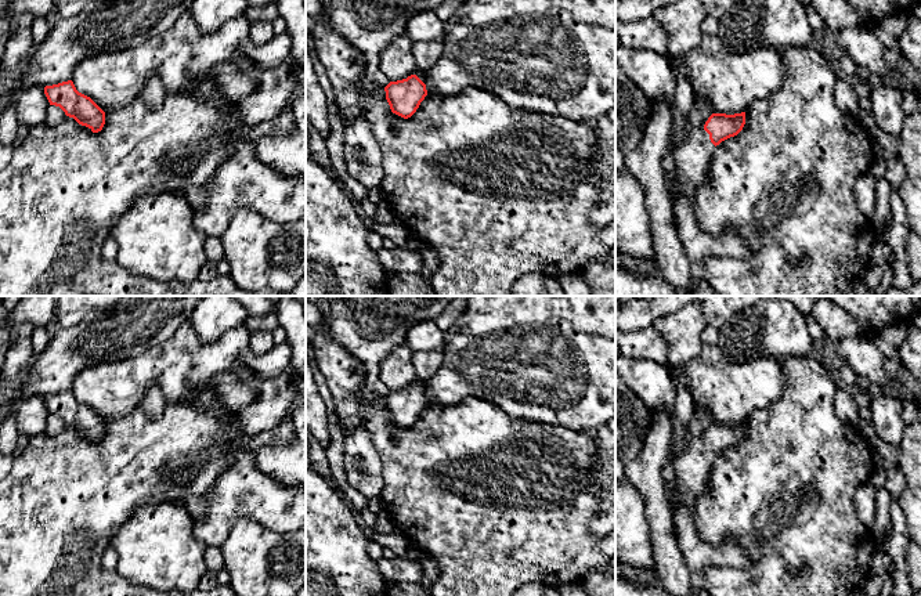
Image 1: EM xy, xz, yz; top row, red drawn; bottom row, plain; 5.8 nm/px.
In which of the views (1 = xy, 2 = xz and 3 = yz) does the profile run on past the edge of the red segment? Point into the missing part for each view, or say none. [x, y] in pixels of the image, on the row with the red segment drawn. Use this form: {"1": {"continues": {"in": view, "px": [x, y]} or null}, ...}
{"1": {"continues": null}, "2": {"continues": {"in": "xz", "px": [419, 72]}}, "3": {"continues": {"in": "yz", "px": [693, 158]}}}

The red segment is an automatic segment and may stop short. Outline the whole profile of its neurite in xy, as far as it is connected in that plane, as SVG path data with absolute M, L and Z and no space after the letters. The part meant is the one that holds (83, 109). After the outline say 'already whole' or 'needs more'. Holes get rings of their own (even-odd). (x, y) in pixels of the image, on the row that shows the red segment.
M72 80L44 87L50 105L59 106L66 116L93 133L102 130L105 112L87 95L79 93Z | already whole

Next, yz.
M745 112L712 113L701 129L694 130L685 144L672 151L676 177L667 184L672 203L682 195L696 201L708 176L715 147L737 136L744 124Z | needs more

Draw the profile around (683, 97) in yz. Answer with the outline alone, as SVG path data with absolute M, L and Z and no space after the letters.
M679 75L678 84L672 101L672 138L680 147L685 144L691 133L687 129L687 116L693 108L694 93L690 80Z

